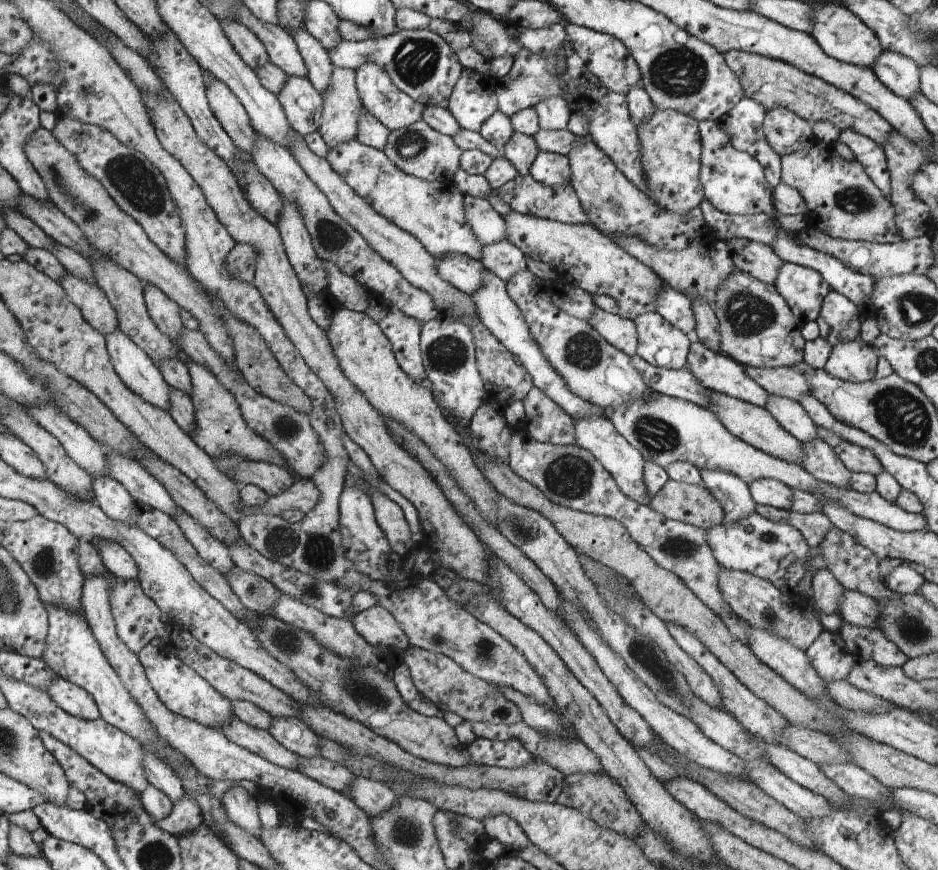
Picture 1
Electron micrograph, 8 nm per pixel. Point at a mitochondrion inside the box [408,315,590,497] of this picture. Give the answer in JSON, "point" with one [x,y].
{"point":[446,354]}

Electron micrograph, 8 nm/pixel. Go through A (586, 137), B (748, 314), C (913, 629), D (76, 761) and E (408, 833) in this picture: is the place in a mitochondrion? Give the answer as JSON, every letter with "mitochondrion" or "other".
{"A":"other","B":"mitochondrion","C":"mitochondrion","D":"other","E":"mitochondrion"}

